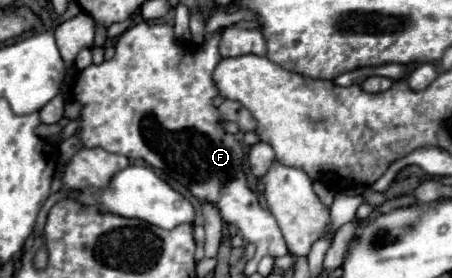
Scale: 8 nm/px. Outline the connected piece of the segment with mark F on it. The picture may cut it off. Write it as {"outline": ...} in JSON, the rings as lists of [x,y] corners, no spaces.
{"outline":[[[140,22],[132,26],[118,38],[116,58],[102,62],[100,66],[92,64],[78,74],[72,90],[74,100],[82,106],[76,136],[82,140],[84,148],[100,146],[106,152],[124,154],[130,160],[146,160],[150,166],[166,172],[170,178],[182,182],[200,202],[210,200],[212,204],[218,204],[222,218],[236,226],[246,242],[256,246],[256,258],[278,258],[288,254],[288,250],[284,250],[286,242],[282,240],[282,232],[274,216],[260,206],[256,194],[248,188],[242,170],[244,150],[232,134],[224,132],[220,126],[222,114],[216,106],[212,106],[212,100],[218,96],[218,90],[212,82],[212,70],[220,60],[218,42],[220,36],[212,32],[206,34],[206,46],[202,50],[190,50],[174,38],[174,30],[168,24]]]}

